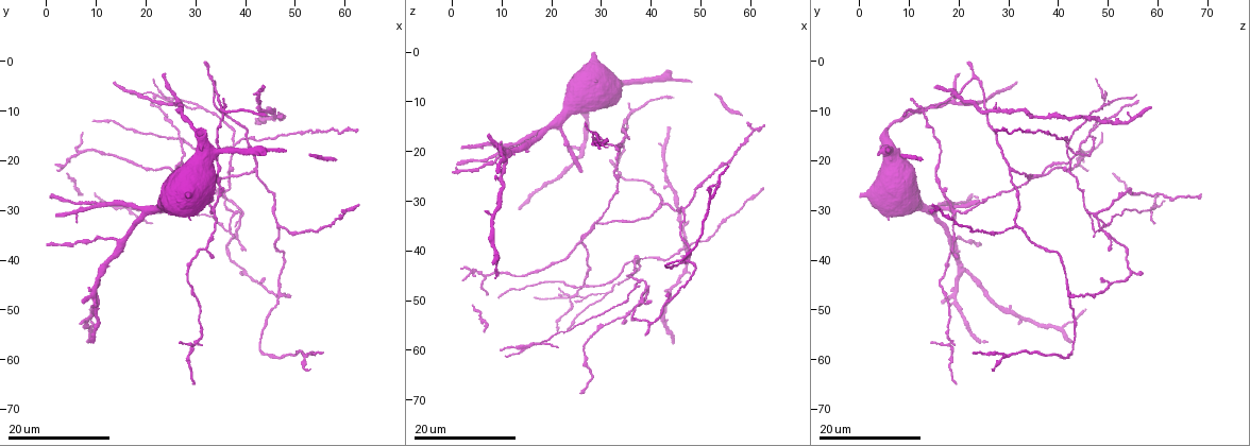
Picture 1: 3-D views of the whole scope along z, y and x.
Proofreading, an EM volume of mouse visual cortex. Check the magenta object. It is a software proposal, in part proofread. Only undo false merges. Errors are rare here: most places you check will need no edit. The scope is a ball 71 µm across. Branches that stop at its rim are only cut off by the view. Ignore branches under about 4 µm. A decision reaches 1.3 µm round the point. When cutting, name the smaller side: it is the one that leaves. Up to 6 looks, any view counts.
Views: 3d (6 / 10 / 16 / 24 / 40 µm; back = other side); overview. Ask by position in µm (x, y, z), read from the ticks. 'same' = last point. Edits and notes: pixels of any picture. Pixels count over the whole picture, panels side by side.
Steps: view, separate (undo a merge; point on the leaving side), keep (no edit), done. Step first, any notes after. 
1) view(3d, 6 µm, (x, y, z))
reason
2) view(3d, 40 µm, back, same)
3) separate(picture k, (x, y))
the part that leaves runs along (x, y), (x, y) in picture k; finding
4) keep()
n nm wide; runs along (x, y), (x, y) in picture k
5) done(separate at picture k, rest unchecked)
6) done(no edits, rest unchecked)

view(3d, 24 µm, (37.5, 16.5, 41.5))
four arms meet

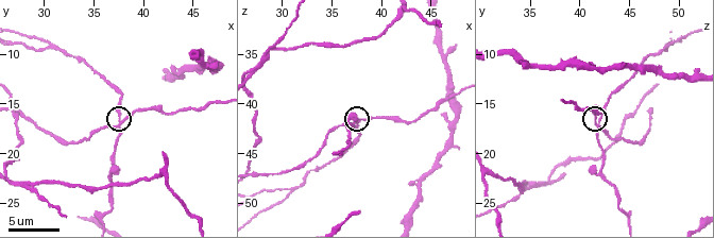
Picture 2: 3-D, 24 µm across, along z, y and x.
view(3d, 6 µm, (38.0, 16.6, 41.4))

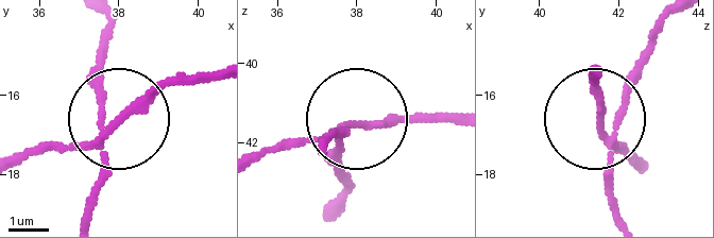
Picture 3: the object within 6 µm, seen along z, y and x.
view(3d, 6 µm, back, same)
from behind

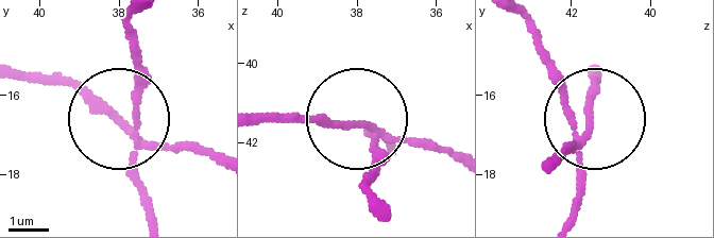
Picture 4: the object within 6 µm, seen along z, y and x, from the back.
keep()
side arm 30 µm; runs along (573, 211), (587, 123), (539, 52) in picture 4; all the same neuron

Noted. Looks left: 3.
view(3d, 16 µm, (31.0, 9.0, 48.6))

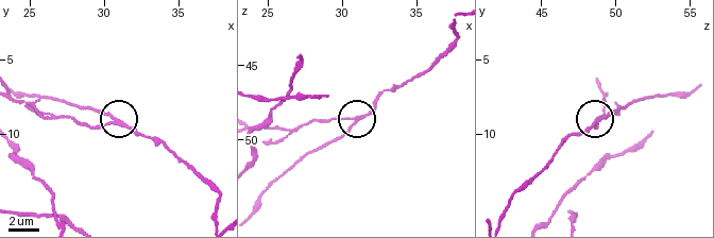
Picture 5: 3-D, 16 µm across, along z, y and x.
separate(picture 5, (106, 115))
170 nm wide; the part that leaves runs along (122, 122), (67, 103), (17, 95) in picture 5; two neurons meet here

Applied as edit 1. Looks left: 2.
done(separate at picture 5, rest unchecked)

